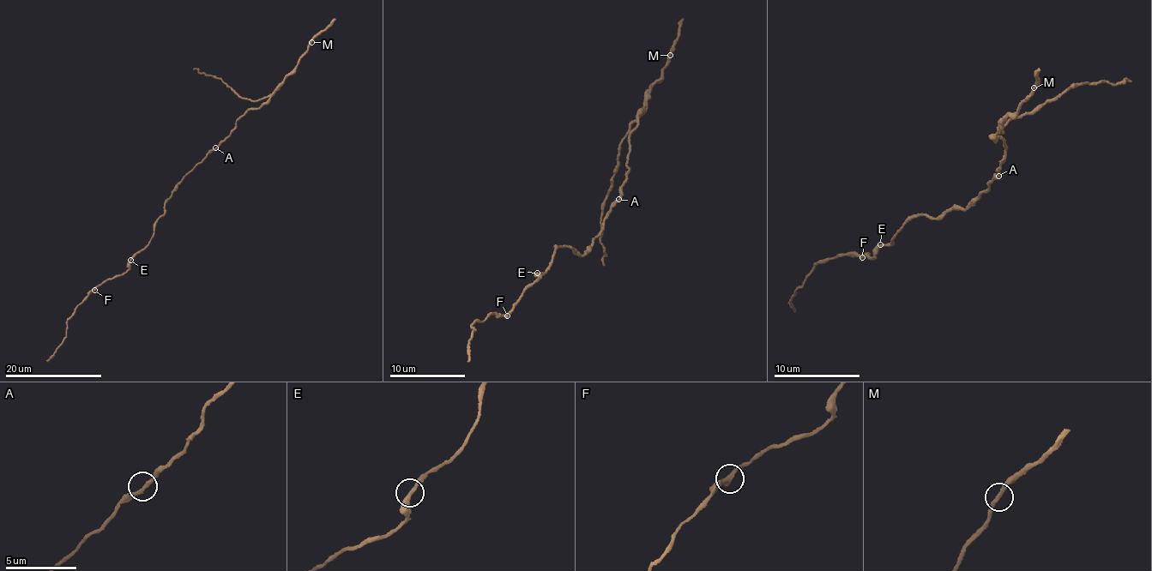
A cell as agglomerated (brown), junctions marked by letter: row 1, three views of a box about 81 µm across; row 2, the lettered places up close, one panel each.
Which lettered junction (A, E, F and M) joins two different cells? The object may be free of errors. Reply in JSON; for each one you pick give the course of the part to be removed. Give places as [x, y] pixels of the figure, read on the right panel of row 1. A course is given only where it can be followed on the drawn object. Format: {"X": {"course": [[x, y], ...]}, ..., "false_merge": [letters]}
{"F": {"course": [[862, 258], [851, 253], [818, 261], [797, 291], [790, 306], [796, 311]]}, "false_merge": ["F"]}

